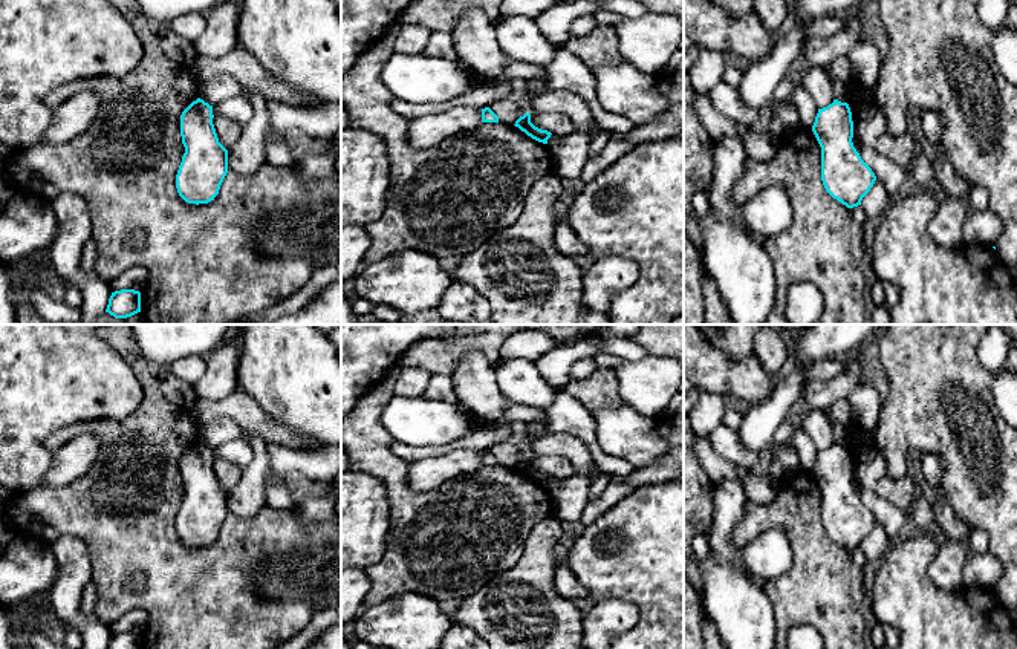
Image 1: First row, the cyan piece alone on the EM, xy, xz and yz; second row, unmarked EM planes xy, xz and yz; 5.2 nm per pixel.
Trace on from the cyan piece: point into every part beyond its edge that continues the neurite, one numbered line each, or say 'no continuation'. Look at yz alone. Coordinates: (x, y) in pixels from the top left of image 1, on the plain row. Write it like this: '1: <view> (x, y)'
no continuation

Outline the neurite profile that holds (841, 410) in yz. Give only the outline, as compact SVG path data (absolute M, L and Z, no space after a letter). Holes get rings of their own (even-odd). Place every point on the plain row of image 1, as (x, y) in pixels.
M847 398L840 400L829 409L829 416L844 424L850 422L850 415L852 415L852 406Z

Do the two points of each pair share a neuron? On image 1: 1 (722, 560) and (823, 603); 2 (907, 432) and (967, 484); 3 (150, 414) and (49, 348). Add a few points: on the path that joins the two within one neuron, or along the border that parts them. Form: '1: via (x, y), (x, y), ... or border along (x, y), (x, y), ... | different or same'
1: border along (760, 587), (770, 599), (777, 619) | different
2: via (926, 432), (961, 466) | same
3: border along (133, 371), (141, 403), (124, 417), (104, 420) | different

